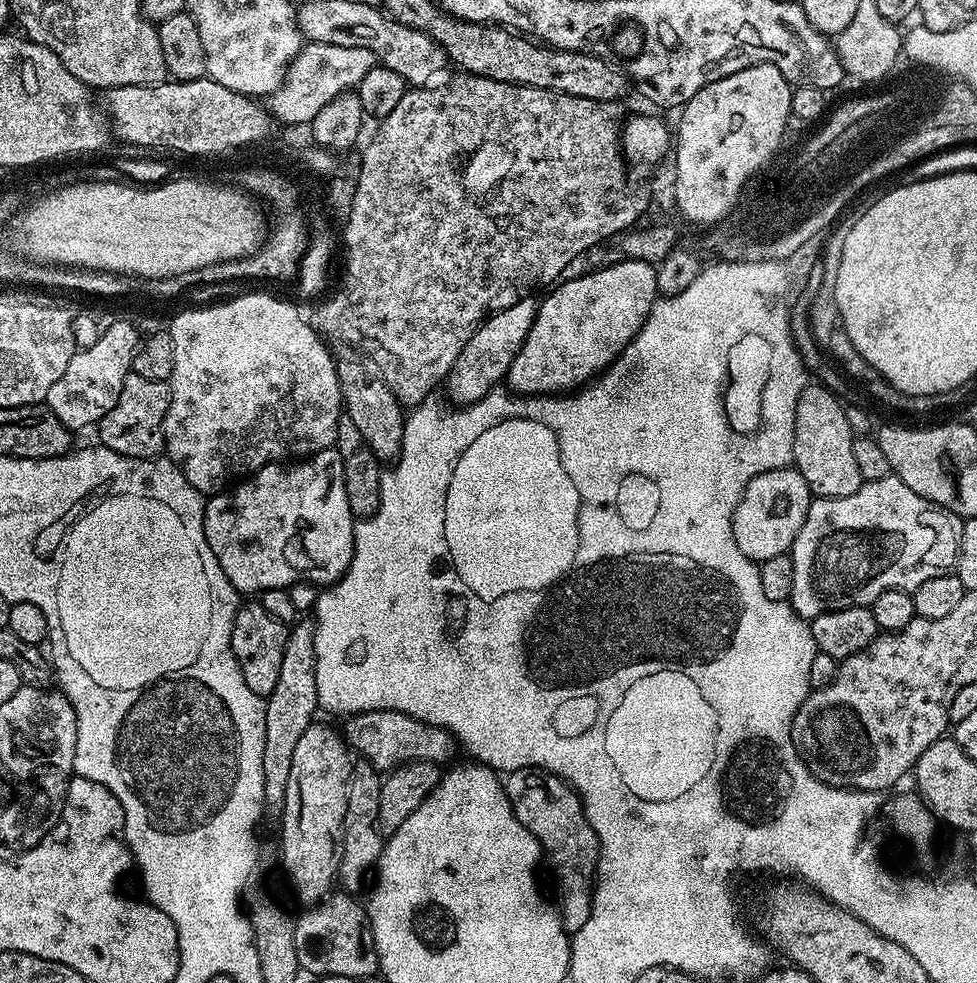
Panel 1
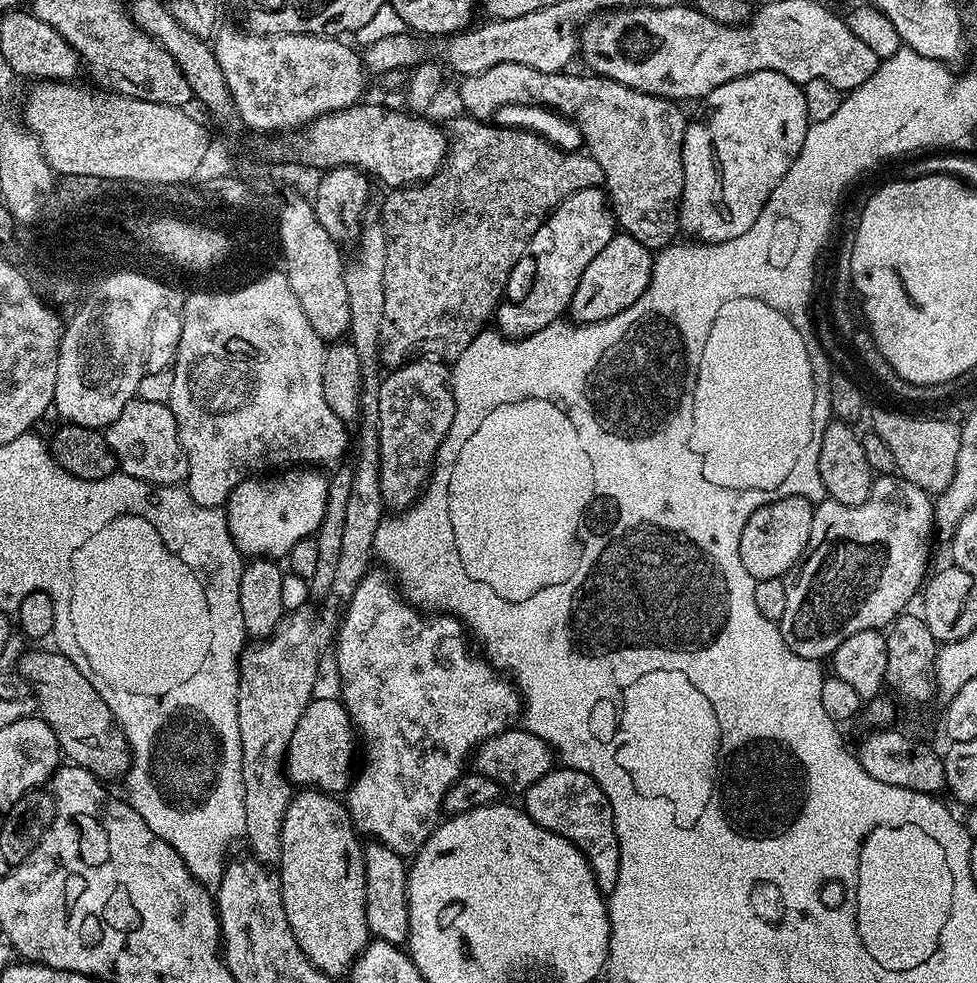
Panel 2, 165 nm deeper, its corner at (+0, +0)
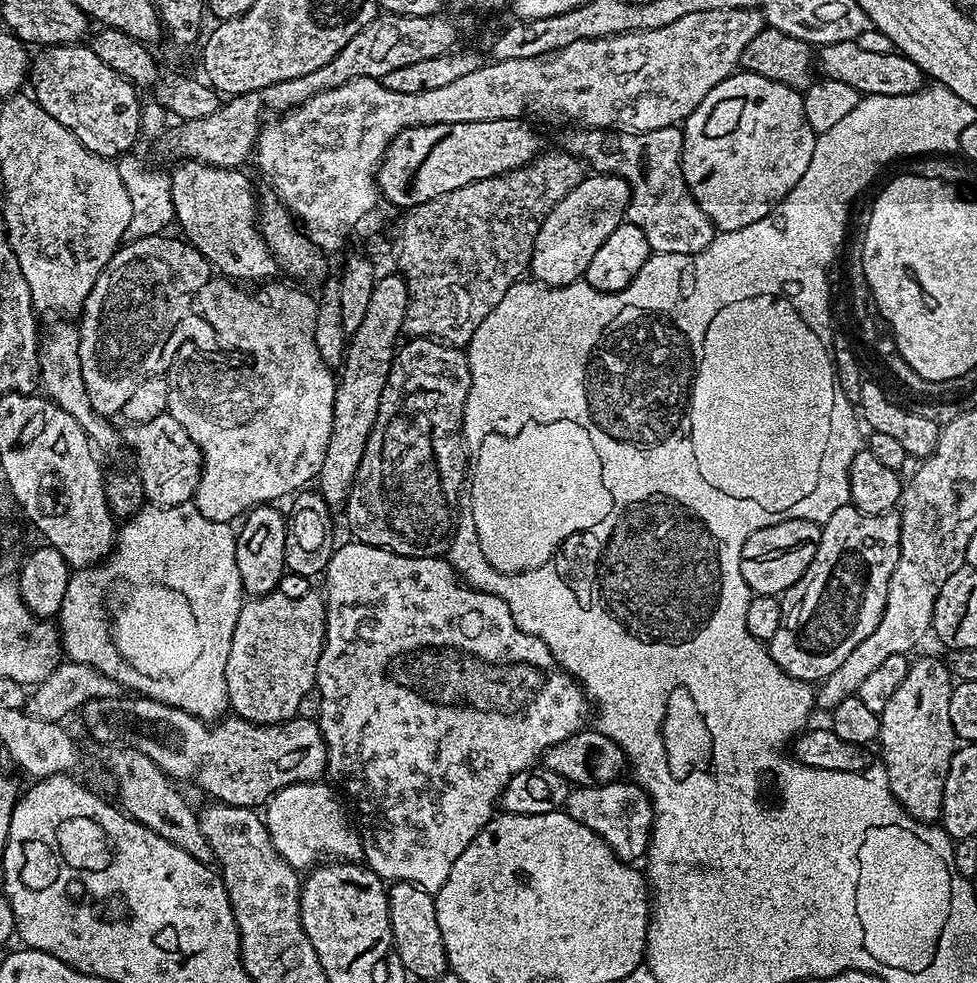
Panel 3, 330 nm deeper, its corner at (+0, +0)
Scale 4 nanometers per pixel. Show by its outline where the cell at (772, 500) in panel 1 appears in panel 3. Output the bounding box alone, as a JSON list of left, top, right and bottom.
[740,520,821,597]

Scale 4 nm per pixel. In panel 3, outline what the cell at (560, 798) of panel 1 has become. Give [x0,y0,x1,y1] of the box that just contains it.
[563,782,652,862]

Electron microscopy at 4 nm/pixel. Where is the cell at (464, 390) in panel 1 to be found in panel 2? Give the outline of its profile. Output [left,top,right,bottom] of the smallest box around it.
[494,187,614,340]

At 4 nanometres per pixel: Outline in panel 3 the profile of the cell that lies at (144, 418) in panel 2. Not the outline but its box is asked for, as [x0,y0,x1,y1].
[122,414,204,508]

